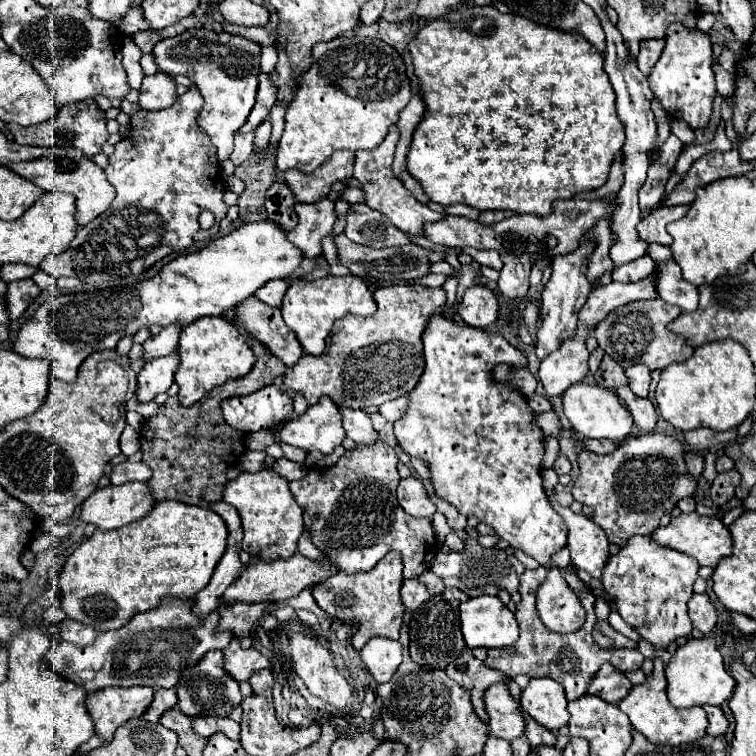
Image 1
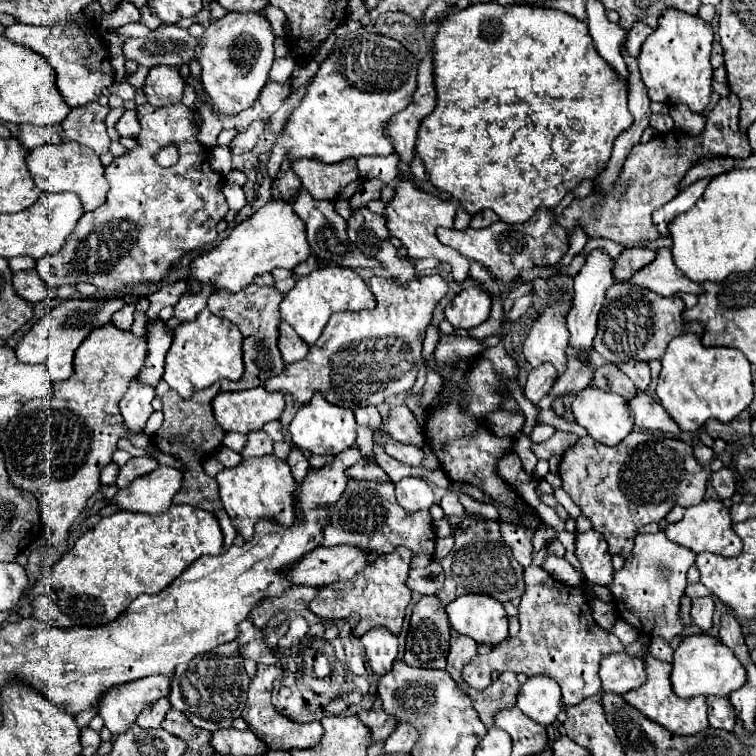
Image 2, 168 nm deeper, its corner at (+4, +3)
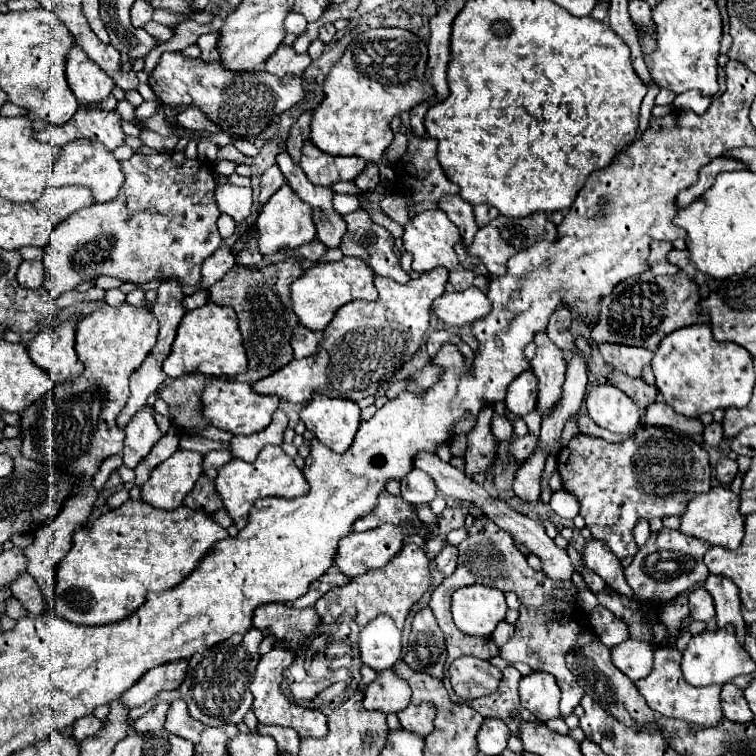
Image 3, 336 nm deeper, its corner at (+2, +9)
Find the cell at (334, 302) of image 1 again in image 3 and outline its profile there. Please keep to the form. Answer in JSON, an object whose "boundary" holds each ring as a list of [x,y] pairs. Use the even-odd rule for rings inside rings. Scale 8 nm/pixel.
{"boundary":[[[342,258],[340,262],[318,262],[308,268],[296,282],[290,286],[290,300],[294,314],[300,318],[300,324],[310,330],[324,330],[332,320],[334,312],[350,300],[376,300],[378,290],[374,288],[374,272],[358,258]]]}

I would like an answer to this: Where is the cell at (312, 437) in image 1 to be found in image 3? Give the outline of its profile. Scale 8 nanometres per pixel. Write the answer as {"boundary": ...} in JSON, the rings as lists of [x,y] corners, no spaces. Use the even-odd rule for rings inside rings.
{"boundary":[[[314,394],[300,410],[300,420],[324,446],[342,454],[350,448],[360,424],[360,408],[356,402]]]}

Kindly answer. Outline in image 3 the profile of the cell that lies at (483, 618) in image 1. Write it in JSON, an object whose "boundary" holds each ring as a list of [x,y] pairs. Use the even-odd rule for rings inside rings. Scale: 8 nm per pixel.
{"boundary":[[[474,584],[456,590],[452,596],[454,624],[460,632],[470,636],[488,638],[498,622],[504,620],[506,610],[504,592],[490,586]]]}

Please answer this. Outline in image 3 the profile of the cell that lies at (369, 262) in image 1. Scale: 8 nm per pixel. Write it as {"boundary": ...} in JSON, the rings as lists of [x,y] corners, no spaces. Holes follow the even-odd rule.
{"boundary":[[[280,152],[276,156],[276,164],[280,166],[282,174],[286,176],[290,188],[298,194],[298,198],[310,204],[314,226],[316,226],[316,238],[326,248],[338,248],[346,232],[346,222],[344,216],[336,212],[332,206],[334,190],[310,184],[304,170],[300,166],[294,166],[294,162],[290,162],[290,156],[286,152]]]}

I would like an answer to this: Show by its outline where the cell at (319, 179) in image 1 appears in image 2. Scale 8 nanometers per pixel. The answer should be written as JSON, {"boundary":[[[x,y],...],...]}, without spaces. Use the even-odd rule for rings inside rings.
{"boundary":[[[294,160],[292,170],[298,174],[302,188],[316,200],[334,200],[334,196],[350,182],[358,180],[356,160],[340,164],[320,164],[318,160]]]}

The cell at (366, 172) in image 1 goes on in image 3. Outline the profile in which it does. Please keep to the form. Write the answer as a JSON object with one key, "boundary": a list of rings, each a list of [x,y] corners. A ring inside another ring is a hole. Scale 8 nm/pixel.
{"boundary":[[[440,208],[426,210],[426,212],[420,212],[420,214],[412,216],[408,220],[408,224],[404,224],[402,240],[404,240],[404,250],[408,254],[412,254],[412,268],[416,272],[426,272],[426,270],[432,270],[436,266],[444,266],[450,272],[450,284],[454,286],[456,292],[462,292],[462,290],[466,290],[470,286],[476,286],[476,288],[486,288],[488,286],[486,278],[482,278],[482,276],[478,278],[474,272],[460,266],[458,256],[454,252],[454,244],[460,242],[460,232],[450,222],[446,212],[442,212]]]}

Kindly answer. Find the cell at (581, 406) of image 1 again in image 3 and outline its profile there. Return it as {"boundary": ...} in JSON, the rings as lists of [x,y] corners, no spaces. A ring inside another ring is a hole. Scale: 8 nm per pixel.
{"boundary":[[[612,384],[592,386],[586,396],[588,416],[600,426],[616,434],[632,434],[640,424],[640,408],[630,396]]]}

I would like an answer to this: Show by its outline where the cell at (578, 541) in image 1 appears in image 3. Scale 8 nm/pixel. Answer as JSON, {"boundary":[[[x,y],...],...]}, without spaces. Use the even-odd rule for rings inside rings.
{"boundary":[[[590,540],[584,546],[584,564],[594,570],[600,578],[606,580],[608,586],[612,586],[618,594],[624,594],[628,598],[632,598],[632,590],[624,578],[624,570],[620,566],[620,560],[614,558],[614,554],[610,552],[610,548],[602,542],[602,540]]]}

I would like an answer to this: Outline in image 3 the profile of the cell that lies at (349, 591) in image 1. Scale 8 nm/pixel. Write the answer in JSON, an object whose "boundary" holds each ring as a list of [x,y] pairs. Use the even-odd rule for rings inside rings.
{"boundary":[[[414,544],[404,546],[386,566],[376,568],[376,570],[368,570],[368,572],[352,578],[350,584],[326,592],[314,604],[314,610],[318,612],[322,622],[334,622],[344,612],[344,608],[350,606],[350,604],[344,604],[346,598],[346,600],[354,600],[353,604],[358,610],[356,622],[358,622],[360,628],[366,626],[370,620],[374,620],[380,614],[388,614],[396,622],[396,626],[402,628],[410,608],[422,598],[422,594],[426,592],[426,588],[430,584],[428,566],[430,566],[430,558],[422,552],[420,546],[414,546]]]}

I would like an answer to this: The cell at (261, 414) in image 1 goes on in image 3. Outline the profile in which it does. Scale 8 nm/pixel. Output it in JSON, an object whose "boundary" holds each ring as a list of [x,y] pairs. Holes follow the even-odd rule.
{"boundary":[[[218,378],[206,386],[202,392],[202,404],[204,404],[204,414],[210,420],[212,426],[220,430],[228,430],[232,434],[254,434],[264,430],[272,414],[276,412],[280,398],[276,396],[260,396],[252,390],[250,384],[240,384],[240,382],[230,382],[226,378]]]}

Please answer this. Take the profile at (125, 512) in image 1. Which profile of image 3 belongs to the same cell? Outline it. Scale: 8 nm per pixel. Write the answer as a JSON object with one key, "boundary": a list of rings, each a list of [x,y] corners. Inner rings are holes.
{"boundary":[[[178,450],[174,456],[152,470],[148,482],[140,490],[140,498],[154,508],[174,510],[182,504],[184,494],[192,490],[200,474],[202,454]]]}

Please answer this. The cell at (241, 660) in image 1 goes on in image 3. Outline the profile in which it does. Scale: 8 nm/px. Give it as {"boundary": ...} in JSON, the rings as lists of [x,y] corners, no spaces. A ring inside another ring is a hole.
{"boundary":[[[264,604],[254,610],[252,626],[262,632],[262,636],[274,636],[274,648],[286,646],[288,650],[298,650],[298,644],[308,636],[320,618],[314,608],[294,610],[284,604]]]}

